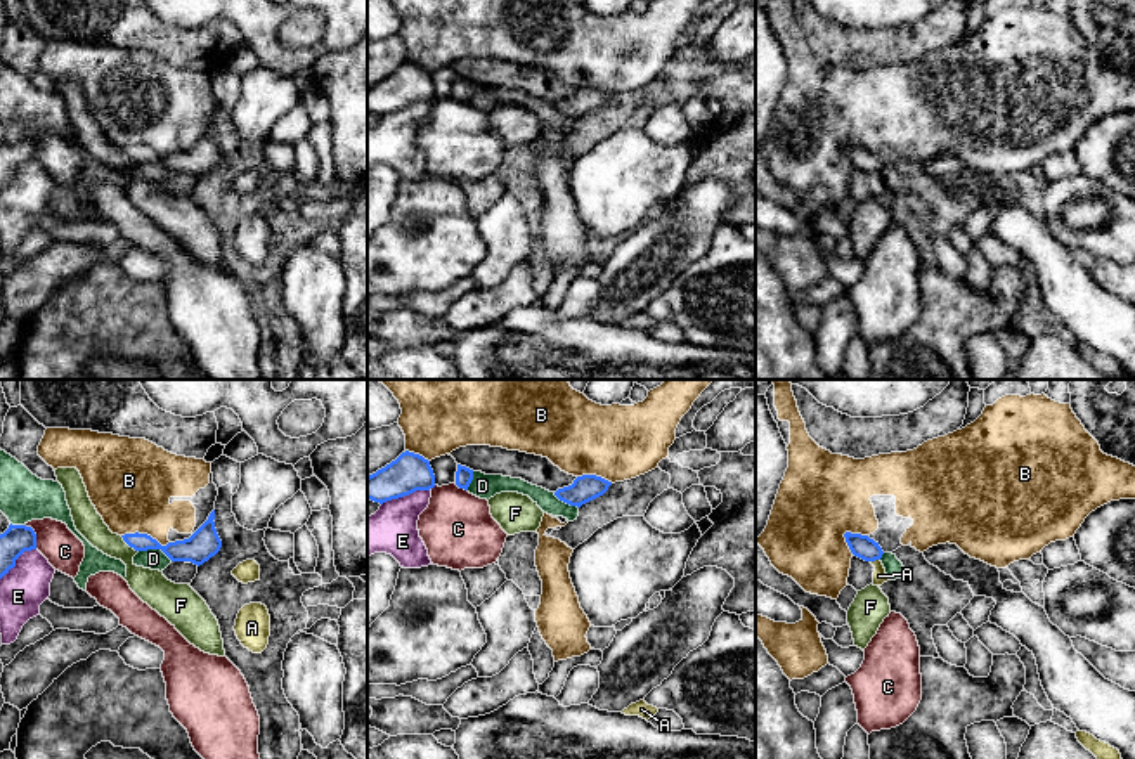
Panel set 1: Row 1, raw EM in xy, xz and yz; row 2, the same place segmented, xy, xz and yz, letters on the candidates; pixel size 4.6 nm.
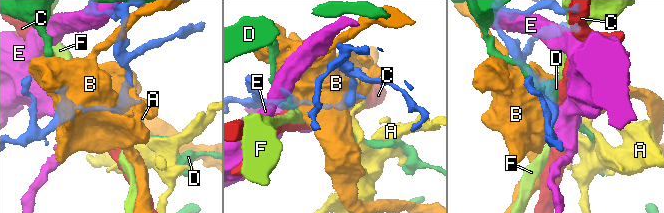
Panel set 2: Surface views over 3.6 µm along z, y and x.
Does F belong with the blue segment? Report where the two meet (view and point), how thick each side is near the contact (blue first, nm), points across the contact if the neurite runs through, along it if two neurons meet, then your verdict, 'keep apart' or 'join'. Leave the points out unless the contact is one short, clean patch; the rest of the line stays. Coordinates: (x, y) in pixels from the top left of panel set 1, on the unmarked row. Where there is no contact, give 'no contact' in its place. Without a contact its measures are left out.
meets blue in xy at (129, 156); 100 nm thick on the blue side, 160 nm on the other; border along xy (120, 148), (137, 163); keep apart

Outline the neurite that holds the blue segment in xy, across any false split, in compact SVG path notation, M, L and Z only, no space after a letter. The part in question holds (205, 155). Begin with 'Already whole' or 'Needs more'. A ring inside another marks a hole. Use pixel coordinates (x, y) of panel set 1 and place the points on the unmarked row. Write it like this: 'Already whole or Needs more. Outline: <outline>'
Already whole. Outline: M215 121L189 151L168 154L166 158L161 158L151 147L139 144L125 146L121 149L135 163L161 161L172 173L191 173L199 178L215 168L222 159L213 132Z

